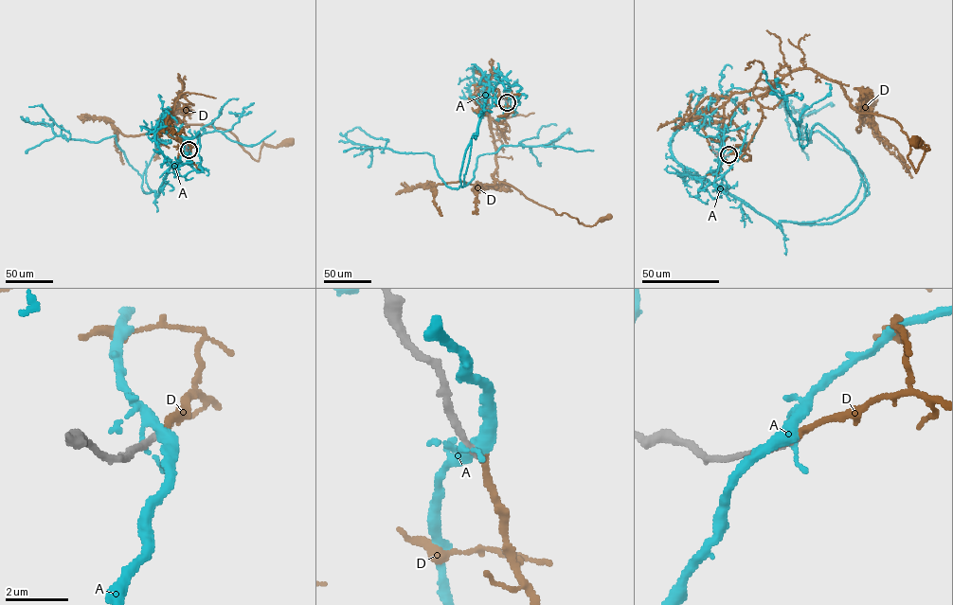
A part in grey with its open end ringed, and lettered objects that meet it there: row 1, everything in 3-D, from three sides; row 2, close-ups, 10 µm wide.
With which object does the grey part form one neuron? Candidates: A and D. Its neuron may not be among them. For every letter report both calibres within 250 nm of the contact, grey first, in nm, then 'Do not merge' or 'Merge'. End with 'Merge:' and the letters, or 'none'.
A: Thickness 260 nm (grey) against 170 nm. Do not merge
D: Thickness 220 nm (grey) against 190 nm. Merge
Merge: D

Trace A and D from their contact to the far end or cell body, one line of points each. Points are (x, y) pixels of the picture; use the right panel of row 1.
A: (728, 154), (691, 177), (782, 230), (839, 221), (865, 186), (805, 123)
D: (728, 154), (759, 125), (756, 97), (804, 68), (897, 122), (915, 171), (929, 148), (912, 140)

